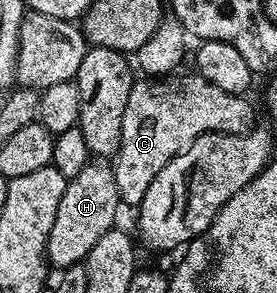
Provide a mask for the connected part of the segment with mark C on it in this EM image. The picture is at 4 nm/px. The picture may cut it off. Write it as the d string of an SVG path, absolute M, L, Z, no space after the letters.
M191 72L185 77L167 75L132 82L122 116L120 149L114 156L118 195L125 206L140 206L150 183L154 183L154 175L203 133L247 133L257 124L256 109L247 96L222 91L199 72Z

